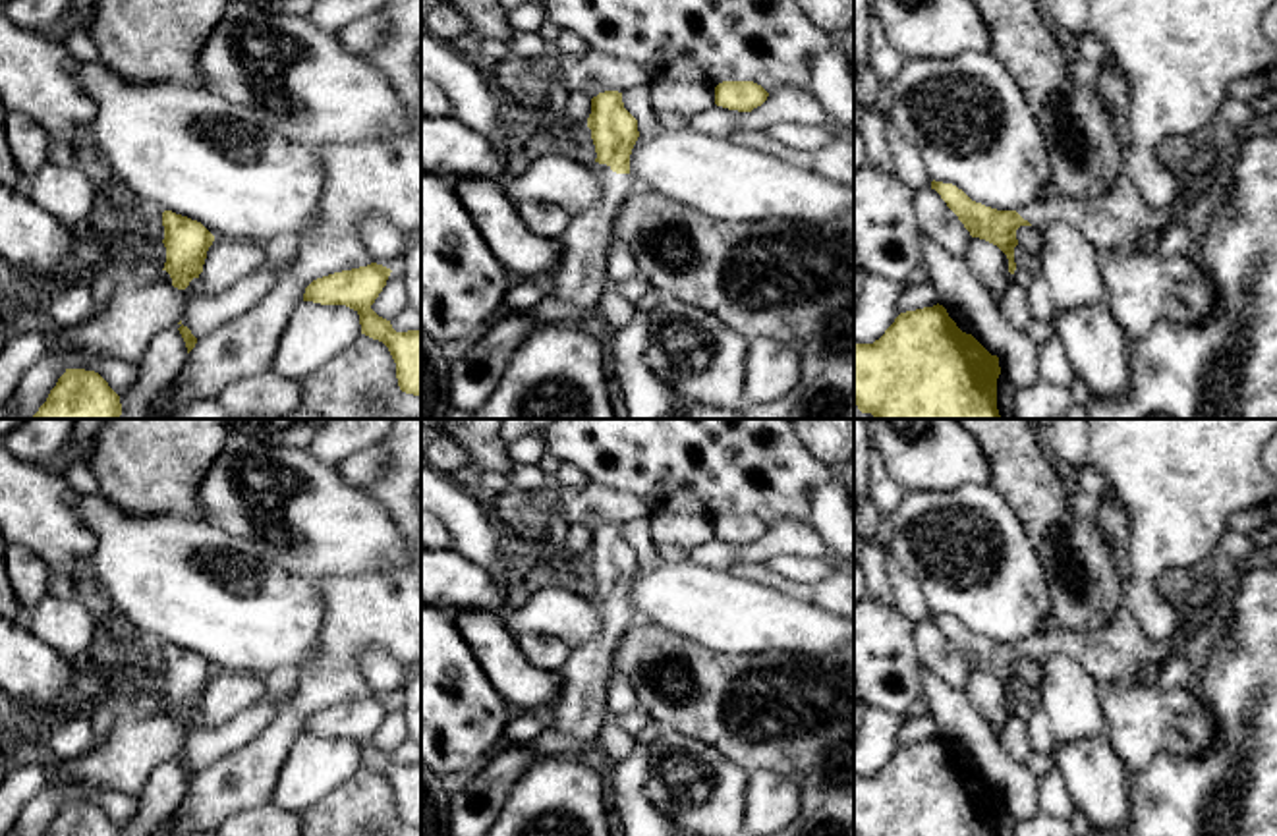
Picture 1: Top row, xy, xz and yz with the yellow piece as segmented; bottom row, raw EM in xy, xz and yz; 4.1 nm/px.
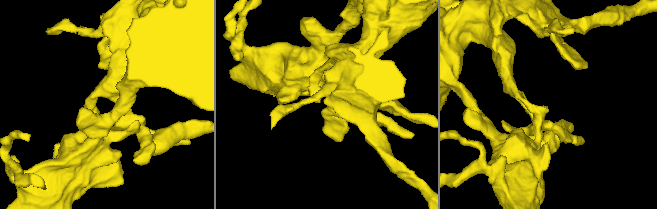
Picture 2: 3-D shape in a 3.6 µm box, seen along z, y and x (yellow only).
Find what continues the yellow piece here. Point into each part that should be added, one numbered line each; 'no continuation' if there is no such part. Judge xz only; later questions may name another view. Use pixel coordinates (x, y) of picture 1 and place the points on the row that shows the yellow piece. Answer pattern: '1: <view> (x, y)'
1: xz (584, 246)

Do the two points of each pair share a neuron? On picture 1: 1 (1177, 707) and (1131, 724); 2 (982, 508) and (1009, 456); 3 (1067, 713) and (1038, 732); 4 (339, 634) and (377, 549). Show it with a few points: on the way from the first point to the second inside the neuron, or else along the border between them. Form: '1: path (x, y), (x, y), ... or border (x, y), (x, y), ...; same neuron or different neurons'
1: path (1165, 719), (1142, 723); same neuron
2: border (990, 483), (1021, 522); different neurons
3: border (1038, 703), (1048, 719), (1055, 746); different neurons
4: border (400, 566), (358, 574), (329, 574), (321, 580); different neurons

